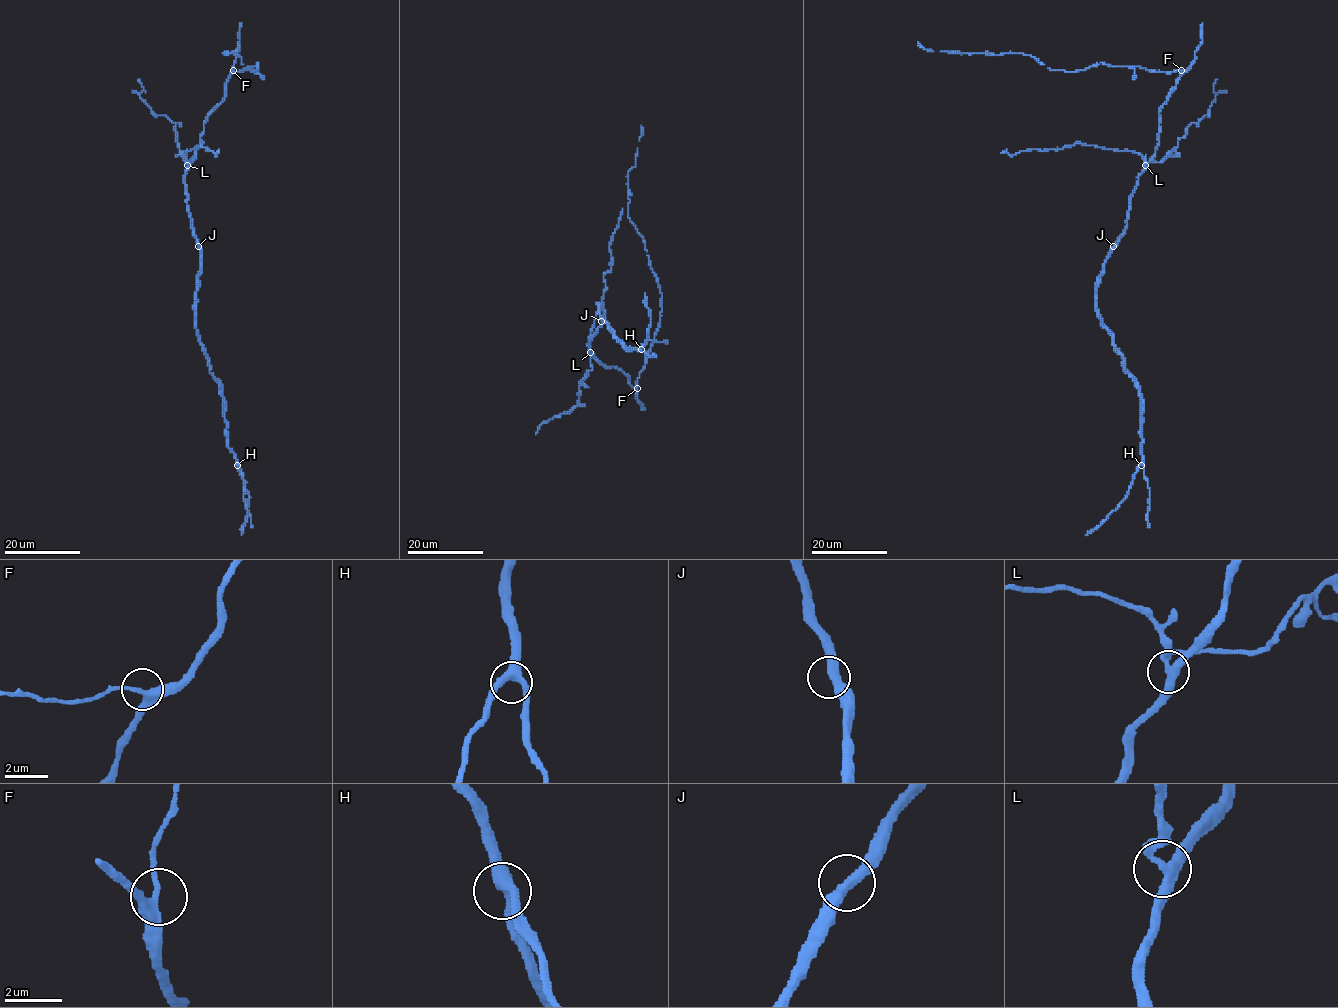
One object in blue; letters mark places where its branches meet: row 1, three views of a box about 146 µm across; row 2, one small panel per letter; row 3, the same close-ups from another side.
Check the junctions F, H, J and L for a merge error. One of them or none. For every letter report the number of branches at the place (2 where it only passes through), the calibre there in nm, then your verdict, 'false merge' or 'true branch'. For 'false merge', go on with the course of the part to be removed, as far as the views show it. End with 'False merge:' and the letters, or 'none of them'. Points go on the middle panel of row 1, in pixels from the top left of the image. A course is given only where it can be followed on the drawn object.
F: branches 3; calibre 320 nm; true branch
H: branches 3; calibre 360 nm; true branch
J: branches 2; calibre 400 nm; true branch
L: branches 3; calibre 340 nm; false merge; course (591, 353), (595, 313), (606, 288), (604, 275), (610, 270), (612, 260), (610, 243), (623, 209)
False merge: L

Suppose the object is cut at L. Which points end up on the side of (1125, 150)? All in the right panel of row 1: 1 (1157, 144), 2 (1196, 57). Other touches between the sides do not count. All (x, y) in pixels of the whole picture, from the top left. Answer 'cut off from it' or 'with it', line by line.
1: cut off from it
2: cut off from it

